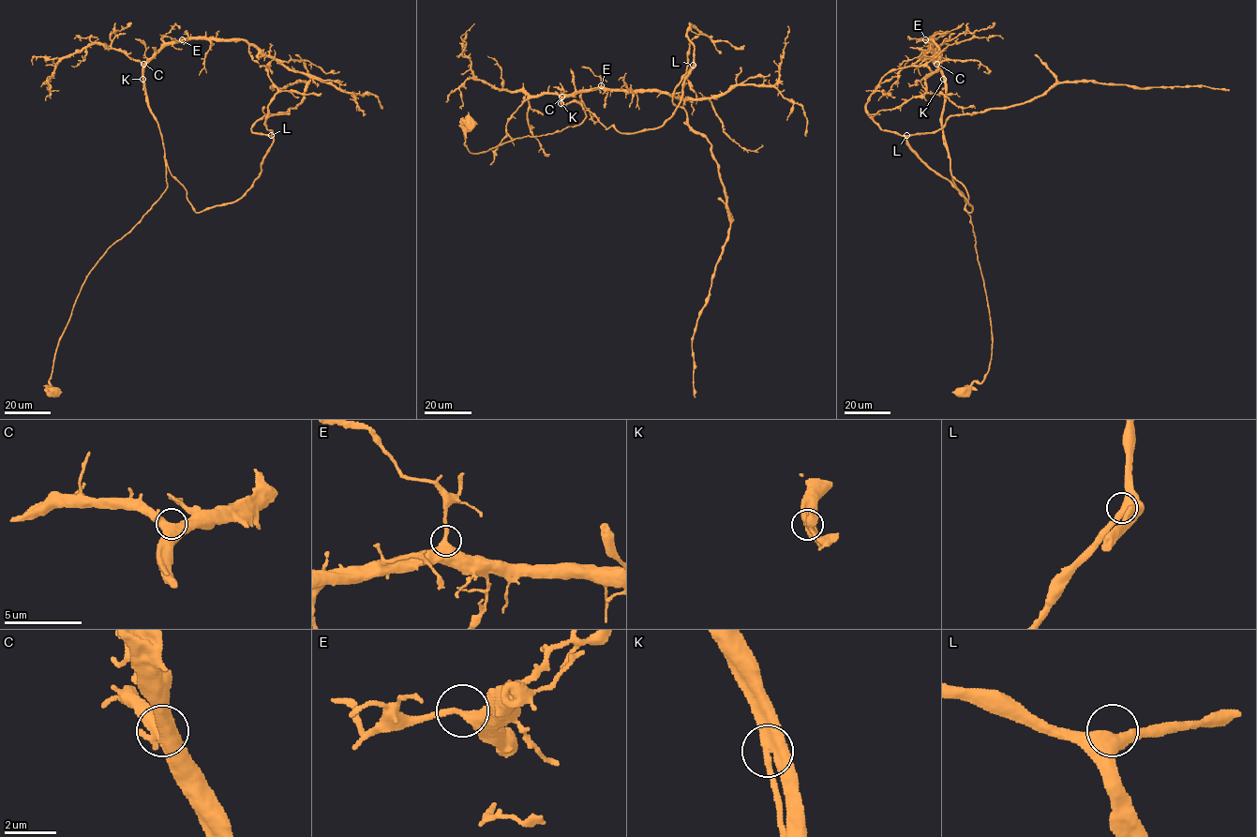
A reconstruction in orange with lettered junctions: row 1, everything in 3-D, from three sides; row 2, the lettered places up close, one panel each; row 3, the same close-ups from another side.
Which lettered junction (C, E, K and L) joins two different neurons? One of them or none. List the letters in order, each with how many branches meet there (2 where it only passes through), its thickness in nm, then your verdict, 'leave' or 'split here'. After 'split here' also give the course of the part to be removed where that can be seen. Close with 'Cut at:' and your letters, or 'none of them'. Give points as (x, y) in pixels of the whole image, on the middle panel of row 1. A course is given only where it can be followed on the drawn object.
C: branches 2; calibre 650 nm; leave
E: branches 2; calibre 420 nm; leave
K: branches 2; calibre 500 nm; leave
L: branches 2; calibre 500 nm; leave
Cut at: none of them

